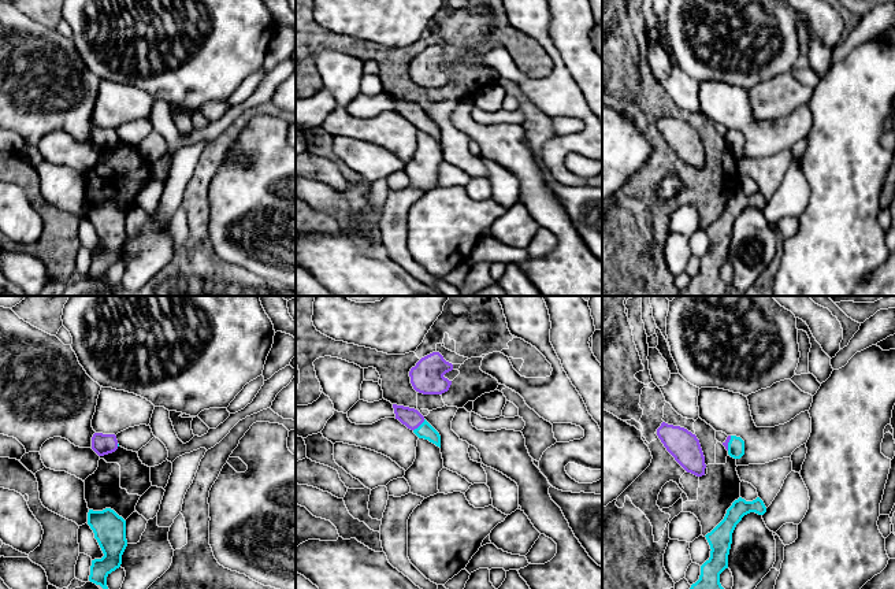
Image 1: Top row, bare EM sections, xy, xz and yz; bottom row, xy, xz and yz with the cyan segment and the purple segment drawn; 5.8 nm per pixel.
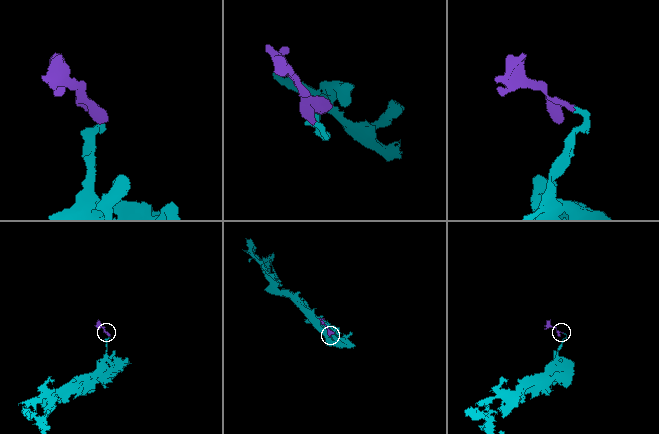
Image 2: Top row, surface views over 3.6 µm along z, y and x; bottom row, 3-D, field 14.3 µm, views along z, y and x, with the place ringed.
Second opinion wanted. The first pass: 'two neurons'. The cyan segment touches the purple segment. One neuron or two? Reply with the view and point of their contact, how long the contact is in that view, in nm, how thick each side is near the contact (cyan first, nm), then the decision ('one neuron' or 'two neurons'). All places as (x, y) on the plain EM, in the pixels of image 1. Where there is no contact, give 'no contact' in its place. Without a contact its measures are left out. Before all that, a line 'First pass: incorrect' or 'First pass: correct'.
First pass: incorrect
meets cyan in xz at (420, 118); contact 100 nm long; 90 nm thick on the cyan side, 110 nm on the other; one neuron

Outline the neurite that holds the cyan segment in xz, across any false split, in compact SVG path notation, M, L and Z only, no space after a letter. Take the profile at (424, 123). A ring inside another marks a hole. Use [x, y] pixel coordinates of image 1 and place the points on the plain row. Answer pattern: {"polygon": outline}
{"polygon": "M393 97L395 112L411 122L419 131L428 133L441 141L439 126L415 101Z"}

